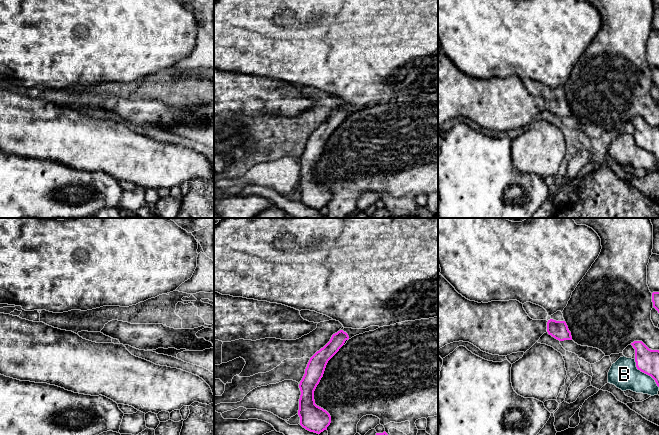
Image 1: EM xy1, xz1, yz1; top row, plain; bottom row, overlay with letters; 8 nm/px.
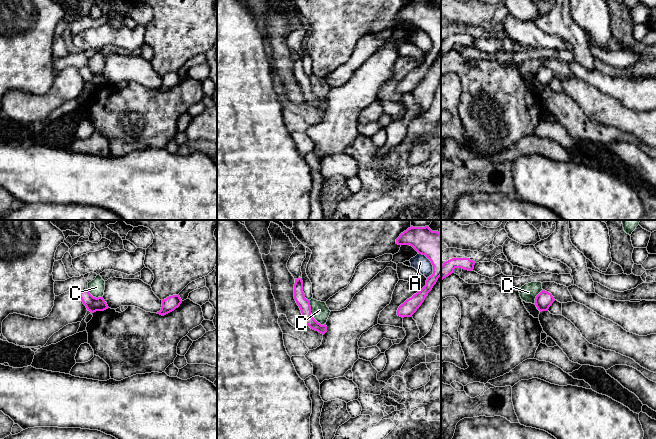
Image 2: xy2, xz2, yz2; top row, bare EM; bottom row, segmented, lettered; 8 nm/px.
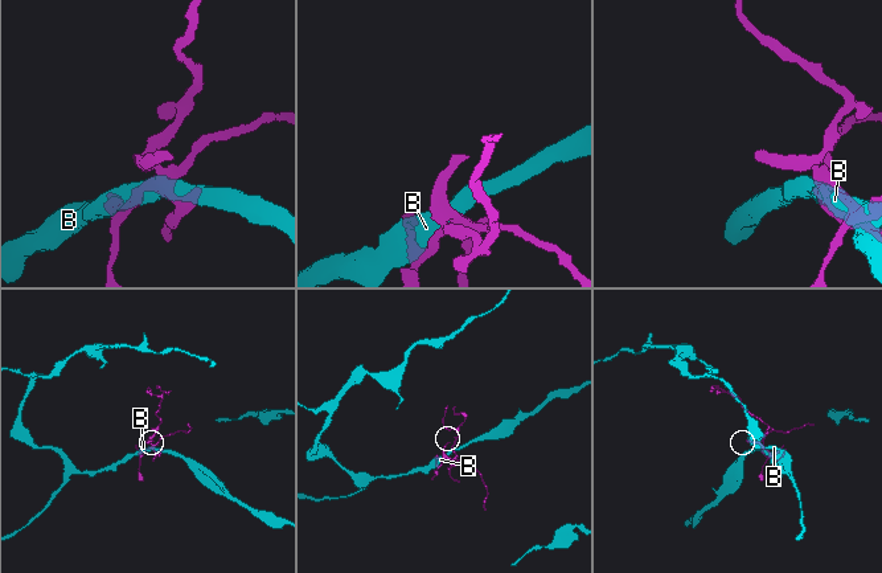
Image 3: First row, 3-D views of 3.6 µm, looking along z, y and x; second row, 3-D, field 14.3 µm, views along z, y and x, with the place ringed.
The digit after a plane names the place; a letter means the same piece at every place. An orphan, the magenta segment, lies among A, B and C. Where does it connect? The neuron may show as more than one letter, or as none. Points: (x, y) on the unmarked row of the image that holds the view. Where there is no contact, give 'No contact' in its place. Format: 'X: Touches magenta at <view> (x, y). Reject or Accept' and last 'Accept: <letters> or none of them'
A: Touches magenta at xz2 (432, 40). Reject
B: Touches magenta at yz1 (645, 149). Reject
C: Touches magenta at xz2 (311, 91). Reject
Accept: none of them

